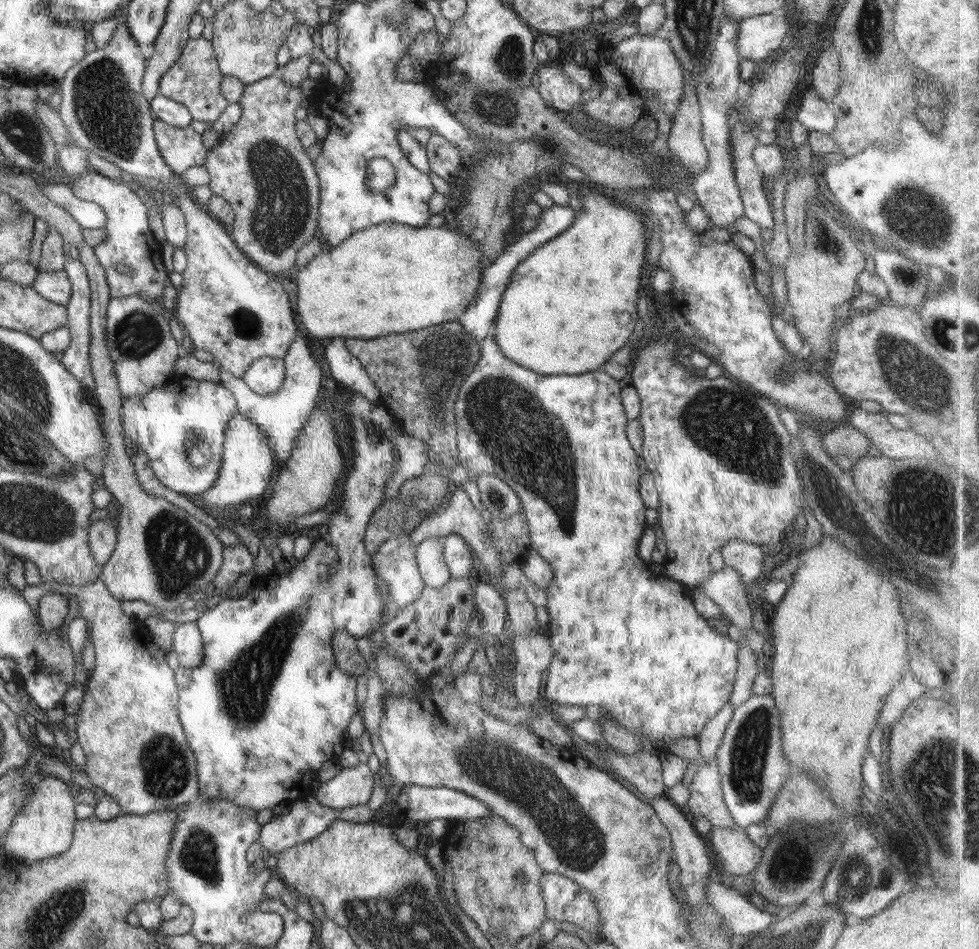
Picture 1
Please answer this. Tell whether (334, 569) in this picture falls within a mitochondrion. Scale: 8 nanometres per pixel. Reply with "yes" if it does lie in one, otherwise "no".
yes

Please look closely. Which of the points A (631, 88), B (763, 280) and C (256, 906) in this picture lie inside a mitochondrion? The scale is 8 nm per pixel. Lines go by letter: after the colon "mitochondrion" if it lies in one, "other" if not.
A: other
B: other
C: other

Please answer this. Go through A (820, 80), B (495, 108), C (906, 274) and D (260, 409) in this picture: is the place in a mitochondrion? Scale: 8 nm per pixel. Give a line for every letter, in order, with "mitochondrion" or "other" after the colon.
A: other
B: mitochondrion
C: mitochondrion
D: other

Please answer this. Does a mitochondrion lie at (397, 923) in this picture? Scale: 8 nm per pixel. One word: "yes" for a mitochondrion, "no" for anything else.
yes

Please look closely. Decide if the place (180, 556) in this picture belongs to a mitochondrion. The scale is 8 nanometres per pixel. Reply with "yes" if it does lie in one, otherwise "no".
yes

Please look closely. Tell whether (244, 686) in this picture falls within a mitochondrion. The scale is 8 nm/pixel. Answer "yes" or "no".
yes

